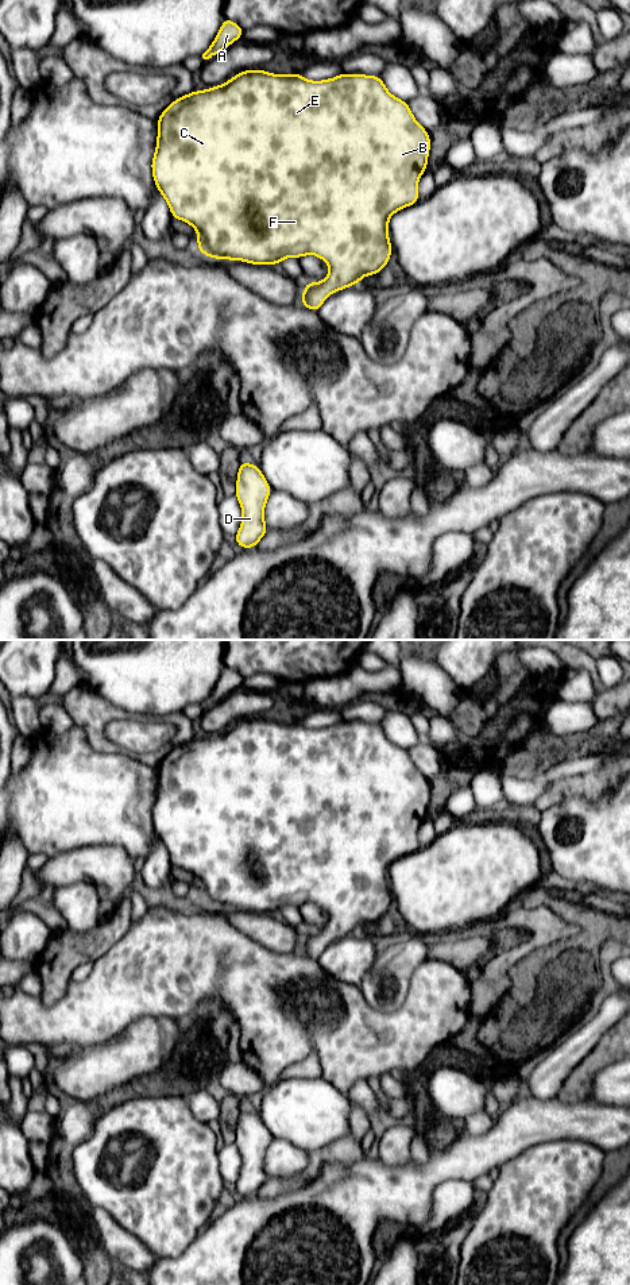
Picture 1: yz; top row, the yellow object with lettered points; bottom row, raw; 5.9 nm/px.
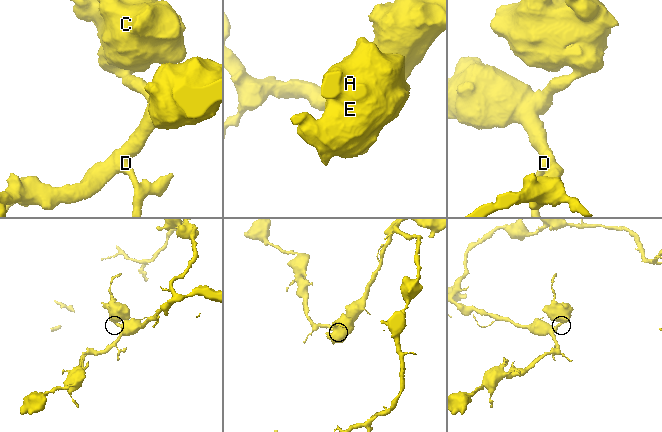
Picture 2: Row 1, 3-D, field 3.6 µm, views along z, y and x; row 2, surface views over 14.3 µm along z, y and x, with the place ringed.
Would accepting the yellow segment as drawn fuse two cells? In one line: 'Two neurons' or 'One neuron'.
One neuron

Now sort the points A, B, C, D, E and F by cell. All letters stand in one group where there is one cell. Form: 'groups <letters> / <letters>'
groups A B C D E F

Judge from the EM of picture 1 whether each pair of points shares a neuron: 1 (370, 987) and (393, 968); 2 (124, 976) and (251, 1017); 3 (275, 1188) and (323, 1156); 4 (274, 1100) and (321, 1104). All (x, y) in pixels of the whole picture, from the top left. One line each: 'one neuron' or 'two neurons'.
1: one neuron
2: one neuron
3: one neuron
4: one neuron

